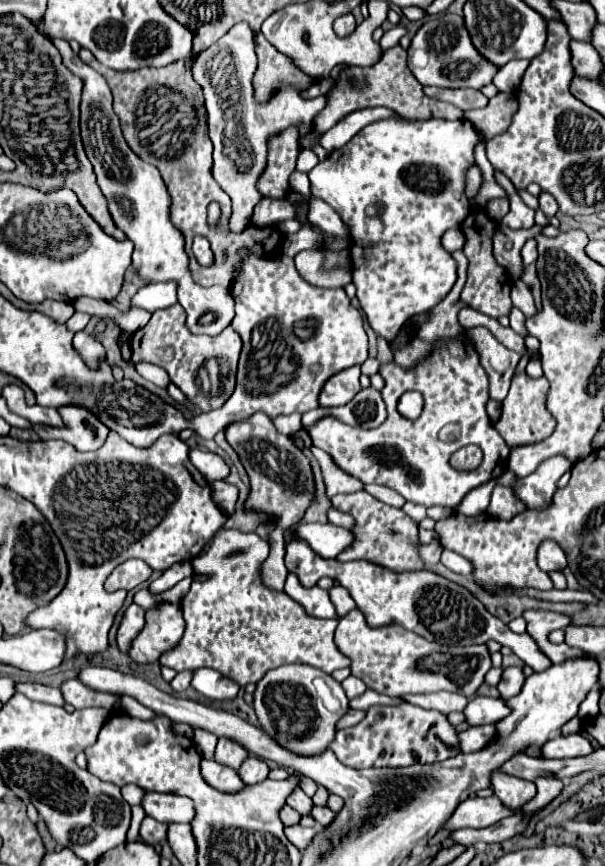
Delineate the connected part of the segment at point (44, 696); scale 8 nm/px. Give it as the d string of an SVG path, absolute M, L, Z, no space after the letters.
M20 682L16 684L18 692L22 692L24 696L32 698L32 700L42 700L48 704L56 704L56 706L64 706L64 698L60 698L60 690L58 688L50 688L38 682Z

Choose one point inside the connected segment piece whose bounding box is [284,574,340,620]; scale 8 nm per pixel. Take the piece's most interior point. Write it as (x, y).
(316, 602)

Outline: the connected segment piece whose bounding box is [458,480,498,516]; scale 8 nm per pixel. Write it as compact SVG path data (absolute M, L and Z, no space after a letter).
M492 480L492 482L484 482L482 486L478 486L476 490L472 490L464 502L458 506L458 512L464 514L464 516L478 516L478 514L484 514L488 510L488 504L490 504L490 494L494 490L494 486L498 484L498 480Z

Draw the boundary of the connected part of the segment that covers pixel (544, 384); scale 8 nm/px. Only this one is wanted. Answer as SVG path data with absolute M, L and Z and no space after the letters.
M520 372L512 378L510 392L502 402L502 418L494 424L508 446L534 444L534 442L540 442L552 434L556 420L544 406L544 394L546 392L548 392L548 380L546 378L530 378L526 372Z

